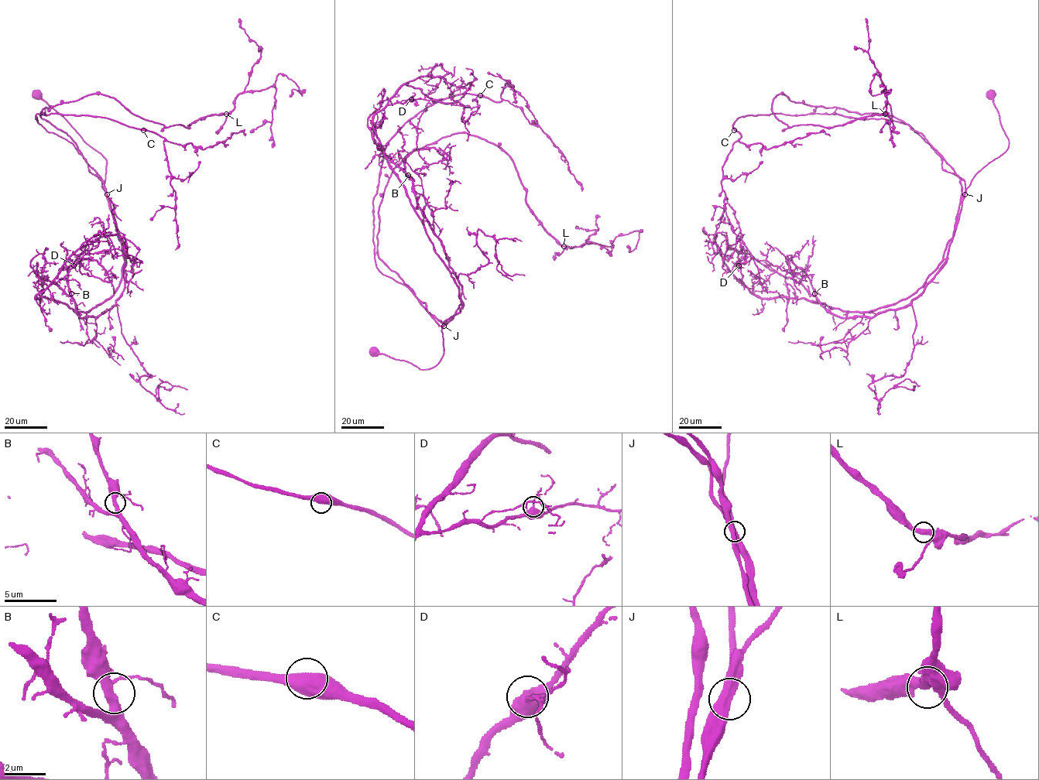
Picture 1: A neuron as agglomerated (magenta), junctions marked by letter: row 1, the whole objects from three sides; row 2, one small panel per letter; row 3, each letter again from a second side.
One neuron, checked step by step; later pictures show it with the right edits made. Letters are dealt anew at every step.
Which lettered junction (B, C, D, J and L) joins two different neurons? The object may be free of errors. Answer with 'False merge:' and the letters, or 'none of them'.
False merge: J

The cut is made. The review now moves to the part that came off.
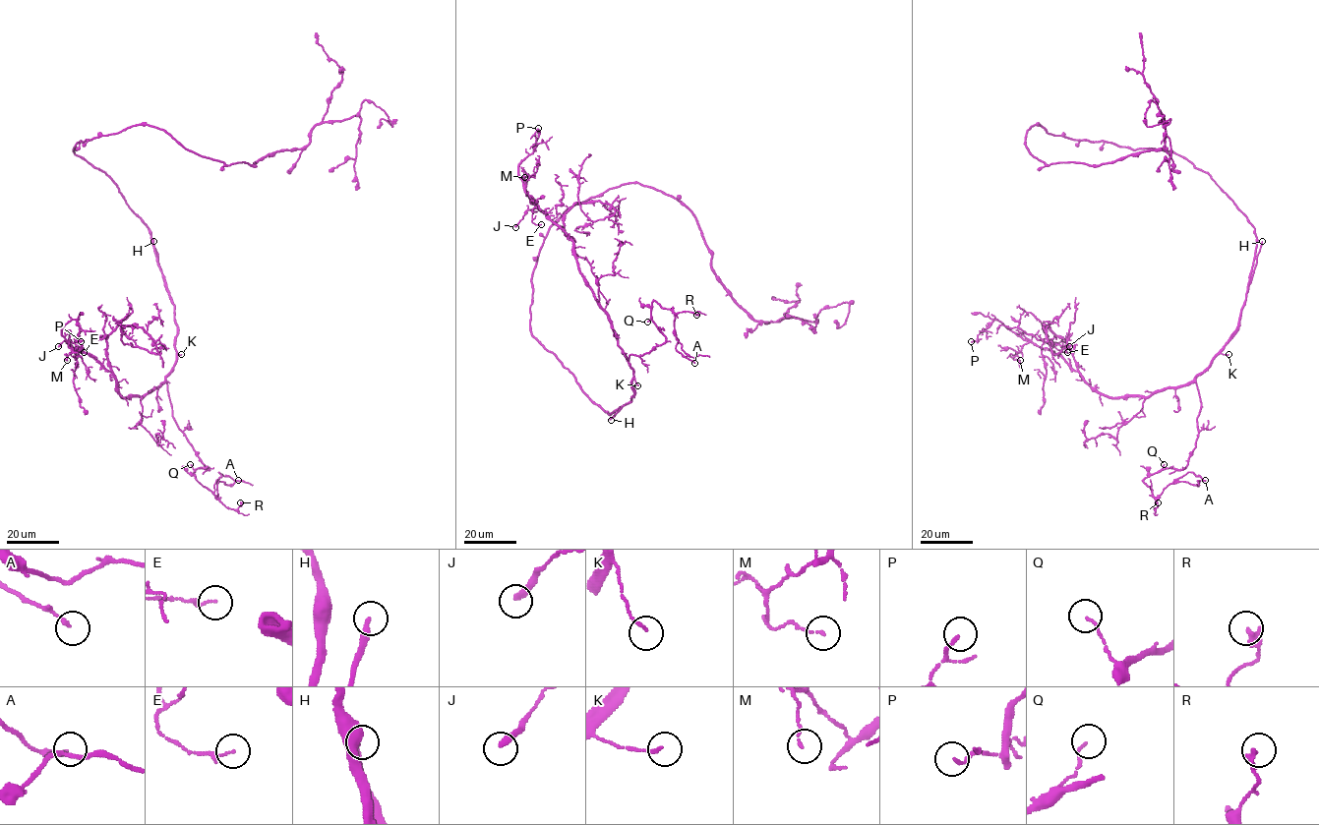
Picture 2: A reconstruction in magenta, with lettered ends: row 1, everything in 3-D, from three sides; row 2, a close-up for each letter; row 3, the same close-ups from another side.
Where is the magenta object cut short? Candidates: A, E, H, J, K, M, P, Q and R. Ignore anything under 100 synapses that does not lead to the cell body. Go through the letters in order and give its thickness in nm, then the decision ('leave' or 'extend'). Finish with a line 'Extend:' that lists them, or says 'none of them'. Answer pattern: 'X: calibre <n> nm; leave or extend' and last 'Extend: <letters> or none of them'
A: calibre 140 nm; leave
E: calibre 80 nm; leave
H: calibre 280 nm; extend
J: calibre 280 nm; leave
K: calibre 120 nm; leave
M: calibre 90 nm; leave
P: calibre 120 nm; leave
Q: calibre 80 nm; leave
R: calibre 200 nm; leave
Extend: H

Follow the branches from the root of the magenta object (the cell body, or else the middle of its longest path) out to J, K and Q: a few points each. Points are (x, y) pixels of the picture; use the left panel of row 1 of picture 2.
J: (100, 169), (149, 229), (174, 306), (176, 362), (158, 387), (123, 397), (92, 356), (71, 342), (58, 346)
K: (100, 169), (116, 185), (128, 206), (149, 229), (165, 289), (174, 306), (177, 330), (175, 348), (181, 354)
Q: (100, 169), (148, 228), (174, 306), (176, 362), (165, 378), (172, 415), (209, 469), (194, 469), (190, 464)

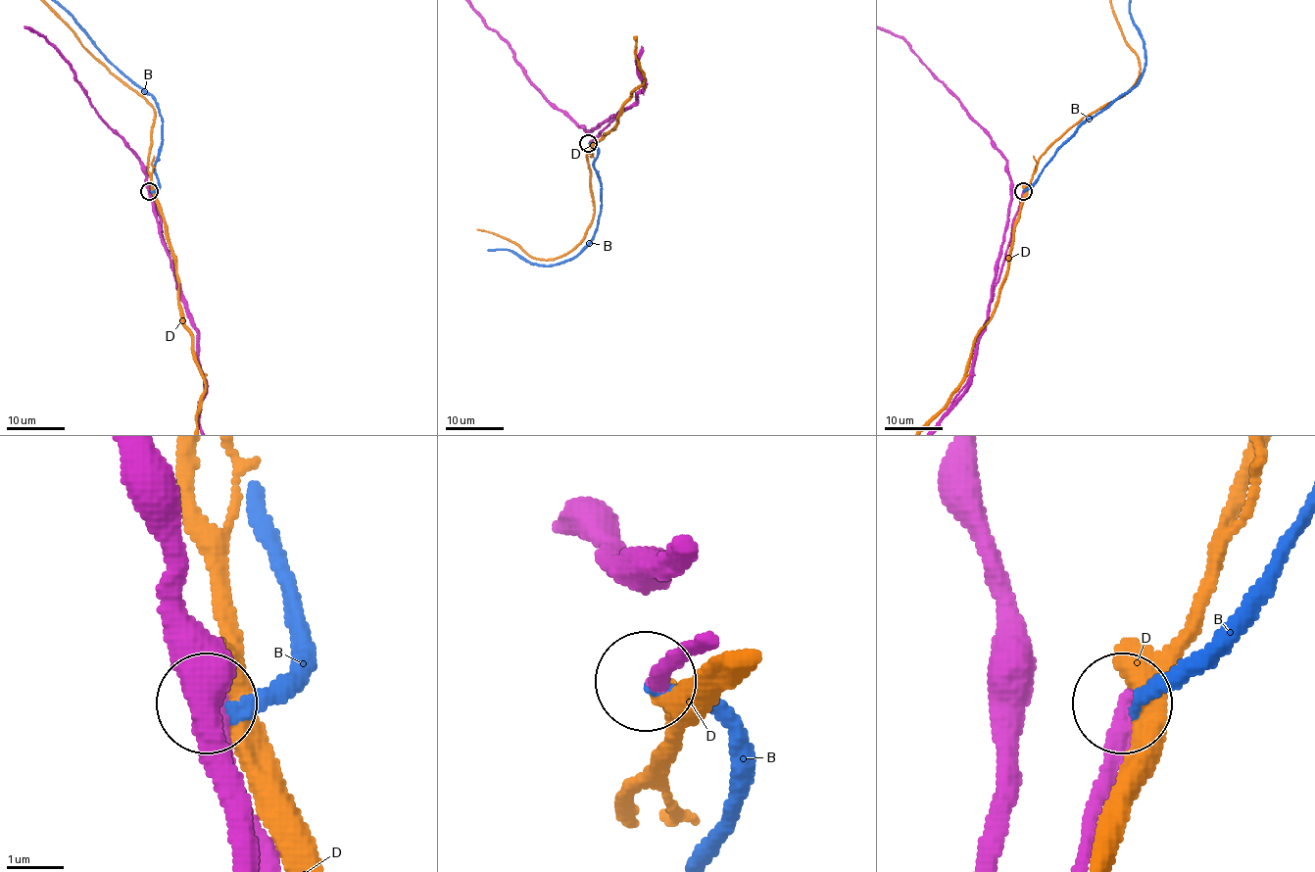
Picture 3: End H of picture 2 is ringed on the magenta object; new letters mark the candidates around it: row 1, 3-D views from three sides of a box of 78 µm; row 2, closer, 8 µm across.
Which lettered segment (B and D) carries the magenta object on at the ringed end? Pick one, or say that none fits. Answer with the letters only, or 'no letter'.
no letter

